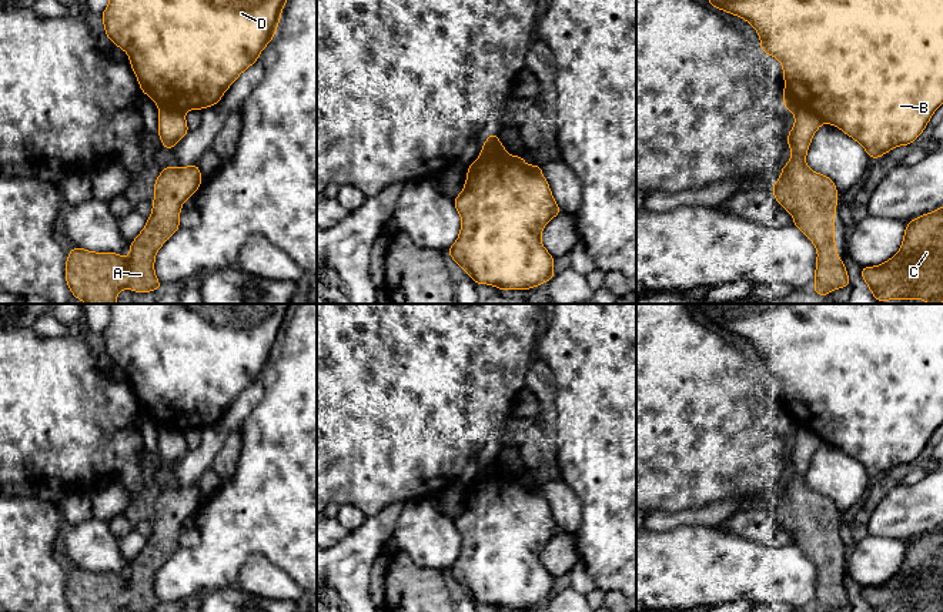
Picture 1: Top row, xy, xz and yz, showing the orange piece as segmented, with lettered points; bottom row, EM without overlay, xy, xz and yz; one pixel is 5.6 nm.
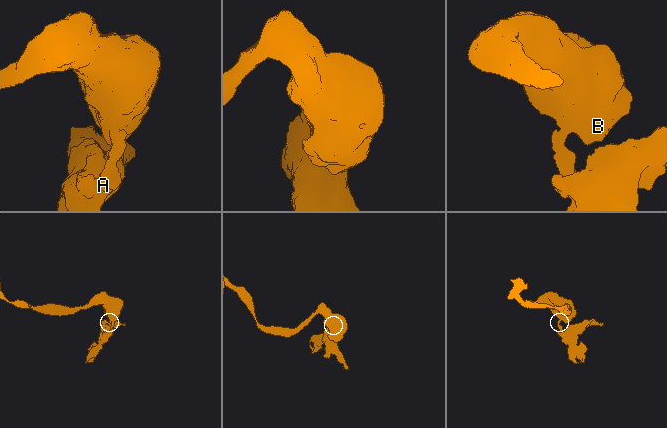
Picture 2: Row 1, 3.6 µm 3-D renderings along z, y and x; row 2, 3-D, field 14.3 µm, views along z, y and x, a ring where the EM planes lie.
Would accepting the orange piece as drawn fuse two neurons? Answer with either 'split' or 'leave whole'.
split

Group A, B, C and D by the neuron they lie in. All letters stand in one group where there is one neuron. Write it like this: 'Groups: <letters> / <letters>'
Groups: A C / B D

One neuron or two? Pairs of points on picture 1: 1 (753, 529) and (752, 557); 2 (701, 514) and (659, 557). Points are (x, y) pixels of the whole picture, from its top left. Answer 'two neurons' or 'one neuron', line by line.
1: two neurons
2: two neurons

